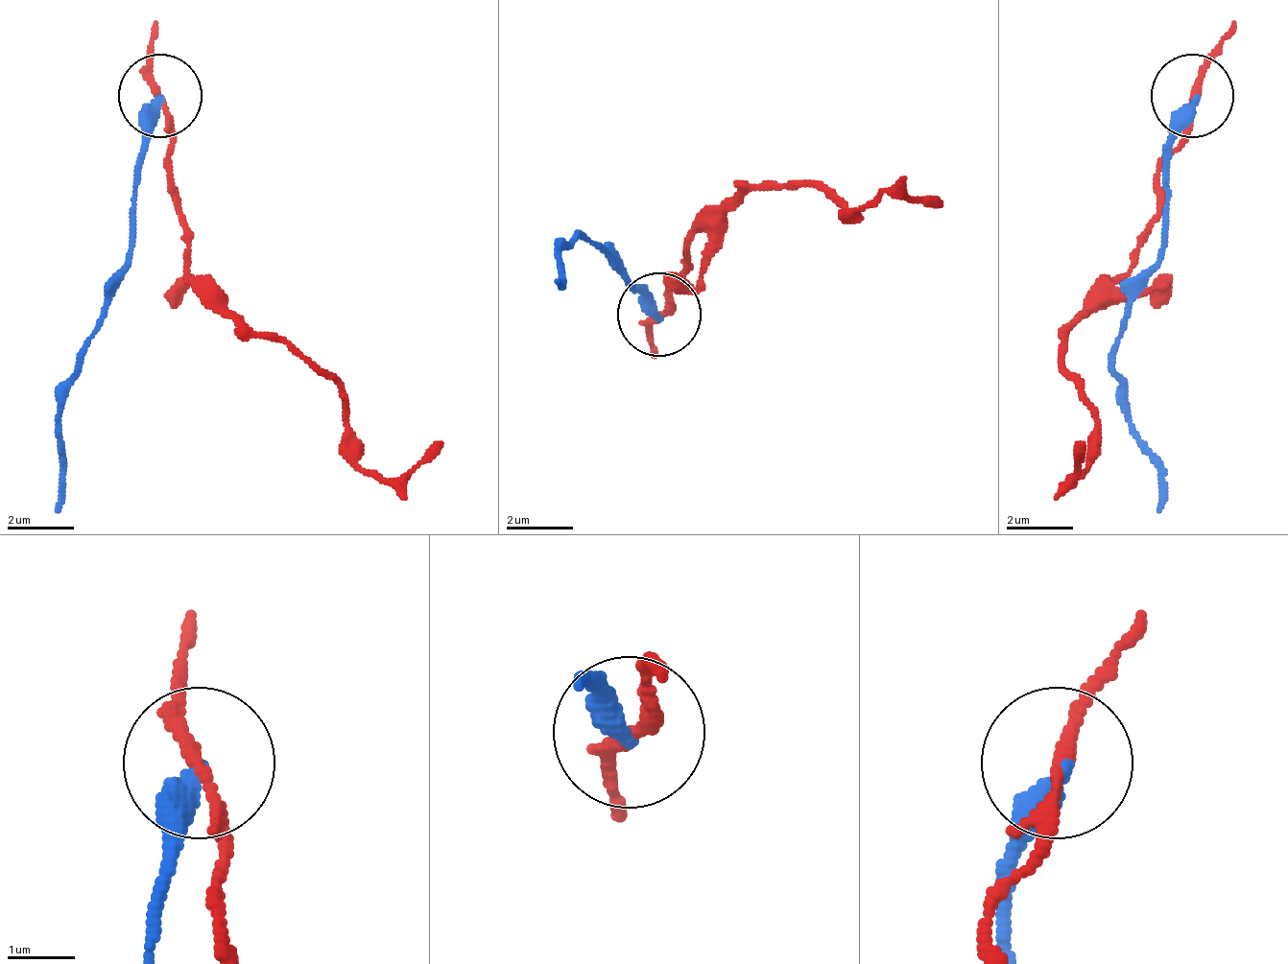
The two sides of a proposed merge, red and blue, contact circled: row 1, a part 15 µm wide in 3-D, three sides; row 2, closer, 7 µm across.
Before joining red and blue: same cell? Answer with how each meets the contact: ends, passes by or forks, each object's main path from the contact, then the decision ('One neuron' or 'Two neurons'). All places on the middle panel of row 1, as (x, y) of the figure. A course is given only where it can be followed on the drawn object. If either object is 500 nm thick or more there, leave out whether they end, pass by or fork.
At the ring red forks. At the ring blue ends. Course of red: (657, 312), (682, 262), (715, 212), (757, 187), (823, 187), (848, 221), (865, 203), (898, 196), (941, 203). Course of blue: (657, 312), (590, 237), (557, 253), (557, 279). Two neurons

